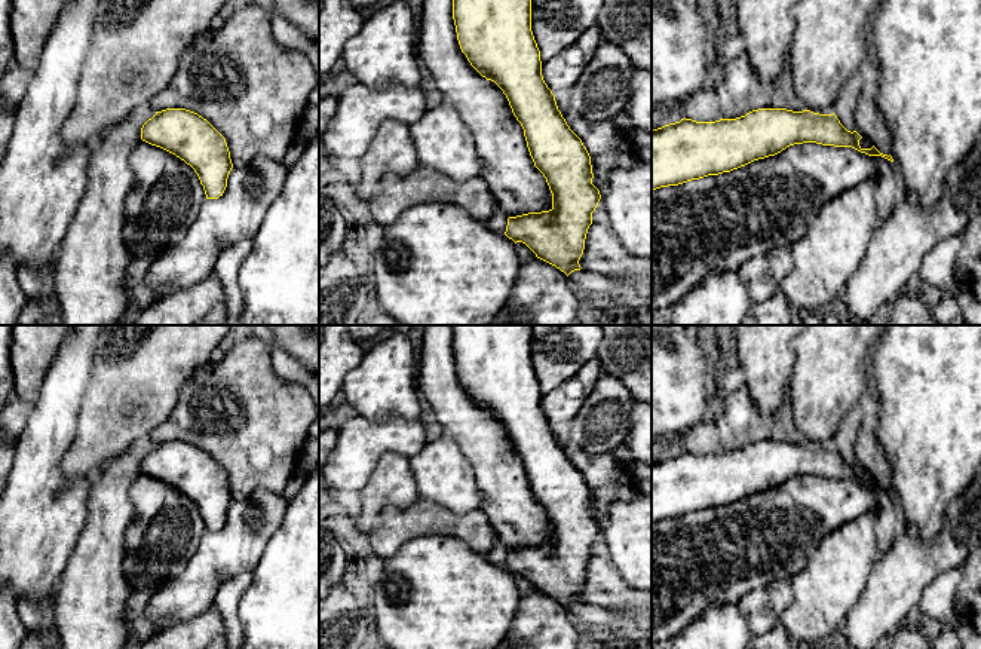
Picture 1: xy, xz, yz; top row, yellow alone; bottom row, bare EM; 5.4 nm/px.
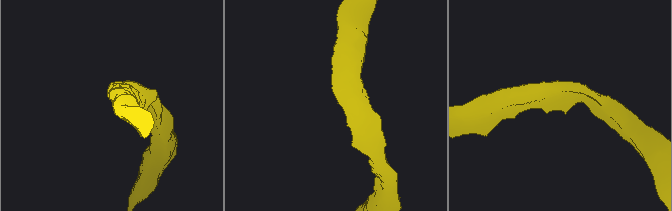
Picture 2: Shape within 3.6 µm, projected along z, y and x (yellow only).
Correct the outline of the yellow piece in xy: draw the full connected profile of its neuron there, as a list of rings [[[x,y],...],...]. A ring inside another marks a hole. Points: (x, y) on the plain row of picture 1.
[[[186,441],[156,444],[142,457],[141,472],[190,498],[206,532],[223,529],[233,496],[226,471],[206,451]]]

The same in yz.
[[[758,441],[736,451],[715,454],[696,454],[684,450],[680,454],[652,462],[652,523],[730,505],[803,475],[852,480],[868,489],[882,489],[893,495],[890,487],[880,486],[874,478],[862,481],[861,471],[856,463],[847,463],[834,446],[819,447],[810,443]]]

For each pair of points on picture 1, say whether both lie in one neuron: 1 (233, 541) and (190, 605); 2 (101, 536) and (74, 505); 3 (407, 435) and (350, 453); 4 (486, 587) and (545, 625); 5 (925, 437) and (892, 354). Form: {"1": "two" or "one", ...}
{"1": "one", "2": "two", "3": "one", "4": "two", "5": "one"}

